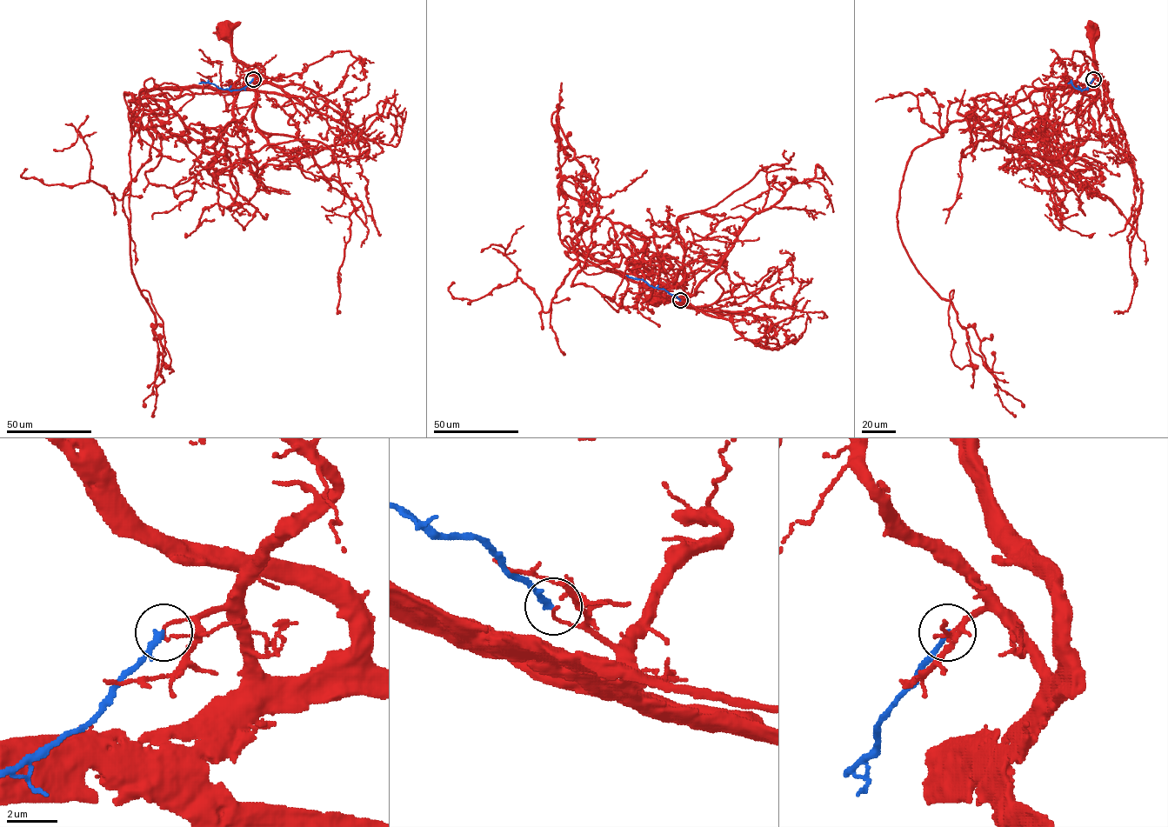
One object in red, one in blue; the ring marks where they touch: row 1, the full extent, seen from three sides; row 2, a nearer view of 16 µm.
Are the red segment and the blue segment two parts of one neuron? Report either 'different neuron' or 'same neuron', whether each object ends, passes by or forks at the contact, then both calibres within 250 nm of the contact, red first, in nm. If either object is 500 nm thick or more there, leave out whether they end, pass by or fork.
different neuron | red ends | blue ends | 130/220 nm

